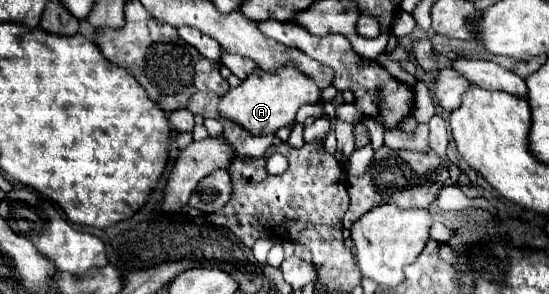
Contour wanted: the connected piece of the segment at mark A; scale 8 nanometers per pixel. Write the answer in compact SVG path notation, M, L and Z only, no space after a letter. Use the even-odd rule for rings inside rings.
M283 65L275 73L267 73L263 69L255 69L237 89L229 89L227 95L219 101L219 111L223 119L235 121L245 127L253 135L275 133L281 127L287 127L295 121L297 109L307 103L317 103L321 99L321 89L313 83L311 77L299 73L295 65Z

